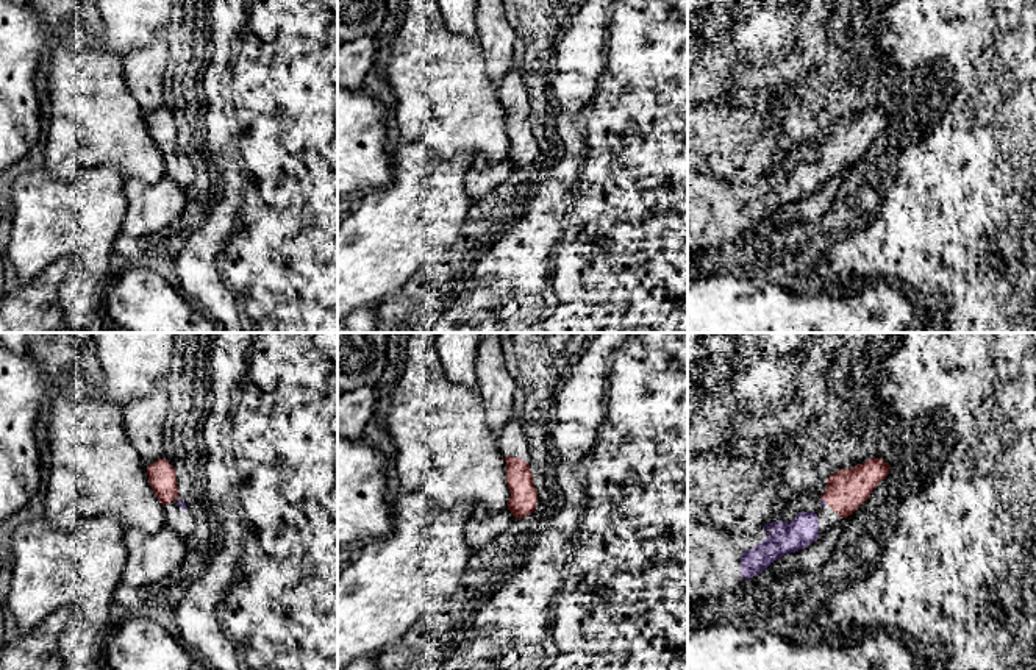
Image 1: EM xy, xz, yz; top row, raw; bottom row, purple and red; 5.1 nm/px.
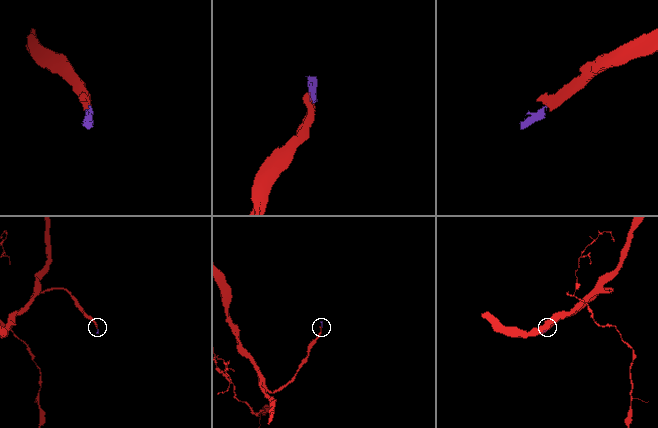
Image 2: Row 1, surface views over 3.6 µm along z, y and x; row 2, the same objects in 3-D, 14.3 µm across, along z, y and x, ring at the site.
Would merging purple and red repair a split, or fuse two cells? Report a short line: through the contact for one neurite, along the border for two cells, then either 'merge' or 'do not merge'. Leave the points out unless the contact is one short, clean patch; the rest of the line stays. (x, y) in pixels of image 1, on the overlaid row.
yz (822, 503), (824, 502), (846, 489) | merge

